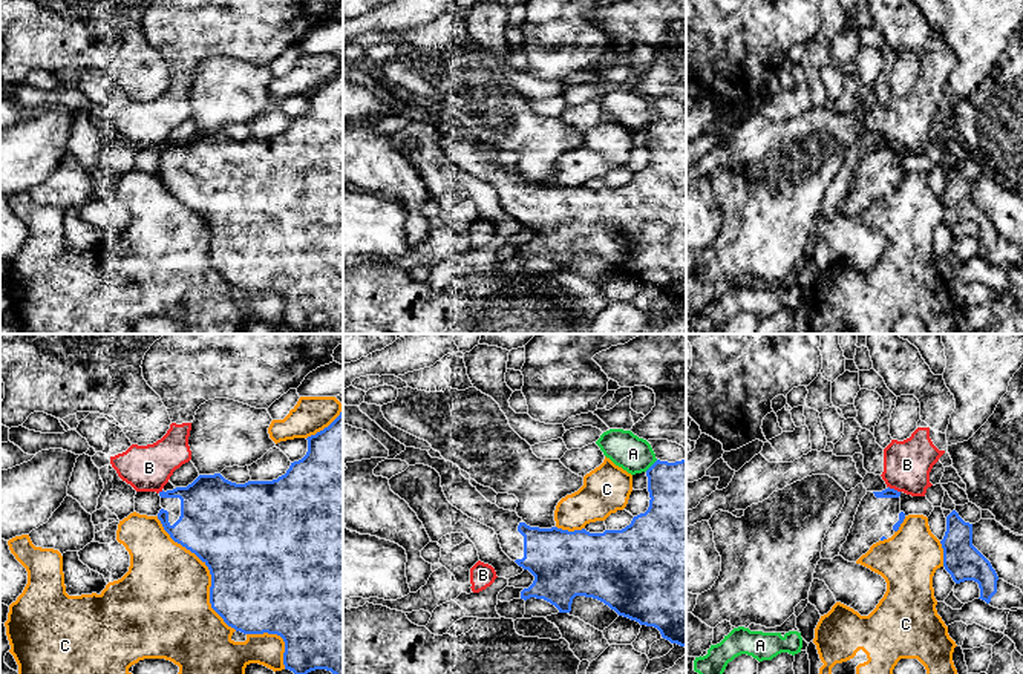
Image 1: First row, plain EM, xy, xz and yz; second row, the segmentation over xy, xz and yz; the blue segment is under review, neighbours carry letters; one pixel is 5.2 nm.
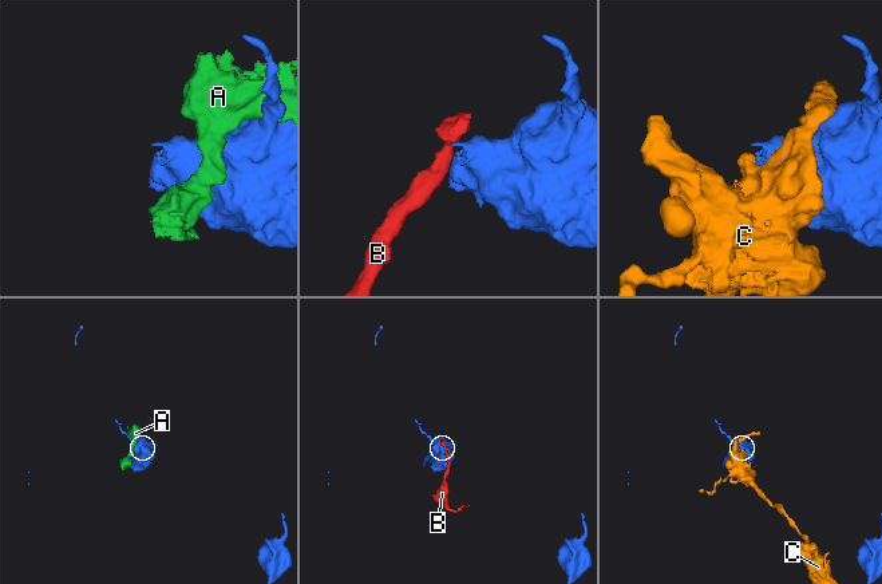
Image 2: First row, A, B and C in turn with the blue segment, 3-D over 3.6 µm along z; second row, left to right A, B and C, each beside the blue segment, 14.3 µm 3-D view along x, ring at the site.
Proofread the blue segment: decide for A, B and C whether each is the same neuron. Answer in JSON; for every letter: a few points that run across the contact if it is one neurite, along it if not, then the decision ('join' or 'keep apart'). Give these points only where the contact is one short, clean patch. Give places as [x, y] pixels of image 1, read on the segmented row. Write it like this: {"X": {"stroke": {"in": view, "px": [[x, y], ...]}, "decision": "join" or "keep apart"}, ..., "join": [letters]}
{"A": {"decision": "keep apart"}, "B": {"stroke": {"in": "yz", "px": [[888, 486], [899, 492]]}, "decision": "keep apart"}, "C": {"decision": "keep apart"}, "join": []}

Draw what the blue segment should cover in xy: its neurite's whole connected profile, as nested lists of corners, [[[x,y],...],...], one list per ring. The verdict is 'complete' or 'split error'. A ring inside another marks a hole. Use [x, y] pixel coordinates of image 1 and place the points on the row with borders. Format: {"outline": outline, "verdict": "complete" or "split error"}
{"outline": [[[343,409],[340,415],[323,430],[311,435],[306,455],[291,463],[285,475],[273,481],[248,481],[236,484],[221,473],[199,475],[187,487],[159,492],[161,510],[158,519],[170,538],[194,553],[210,570],[210,604],[224,622],[243,634],[277,634],[285,642],[283,665],[294,674],[308,674],[315,669],[326,669],[332,674],[343,674]]], "verdict": "split error"}

